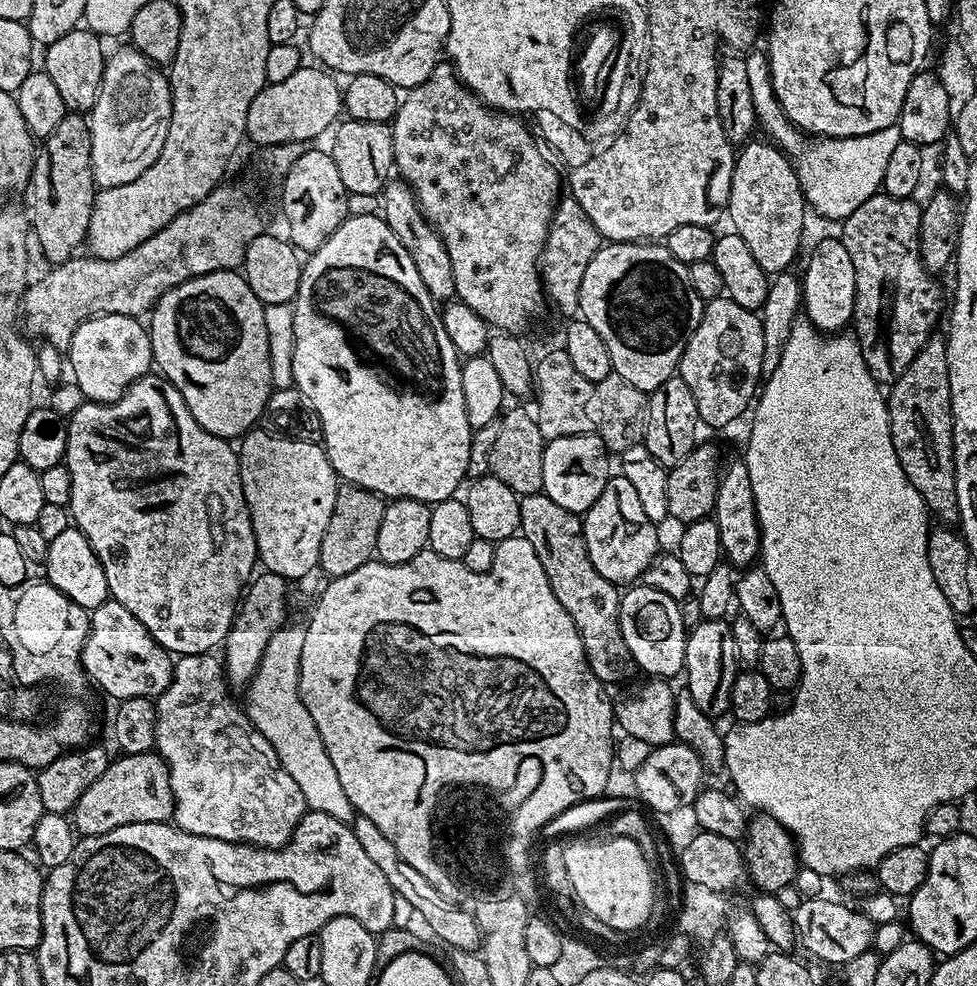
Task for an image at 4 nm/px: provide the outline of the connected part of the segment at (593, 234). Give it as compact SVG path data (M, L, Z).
M564 198L557 203L552 222L548 225L548 237L544 249L540 251L540 279L544 282L544 294L564 312L575 313L580 306L580 287L582 274L590 266L590 258L602 246L602 237L594 230L594 222L586 218L586 210L578 206L571 198Z

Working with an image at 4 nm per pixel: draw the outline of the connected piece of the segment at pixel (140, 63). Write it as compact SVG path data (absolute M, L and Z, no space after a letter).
M125 46L120 48L116 53L109 55L104 61L104 69L102 70L102 86L98 86L98 98L94 98L94 106L92 111L87 113L88 129L90 130L90 162L92 163L92 173L96 179L97 189L113 188L114 186L122 186L126 182L134 182L134 178L141 176L148 167L155 162L158 154L162 154L162 142L166 142L166 130L170 130L170 114L172 113L172 85L169 77L166 75L165 69L161 65L156 64L150 58L143 56L137 48Z

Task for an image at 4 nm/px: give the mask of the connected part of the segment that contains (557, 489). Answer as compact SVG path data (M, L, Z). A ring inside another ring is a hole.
M587 432L566 438L554 438L544 445L542 458L542 489L545 496L554 498L562 510L583 514L594 506L598 494L606 487L610 475L608 469L610 453L598 434Z

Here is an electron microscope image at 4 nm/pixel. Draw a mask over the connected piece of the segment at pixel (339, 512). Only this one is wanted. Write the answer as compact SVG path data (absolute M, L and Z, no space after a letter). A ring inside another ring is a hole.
M341 483L334 498L334 514L330 514L330 526L322 534L319 571L331 578L342 574L351 574L366 561L376 556L378 530L382 527L382 514L385 501L375 492L359 488L353 484Z

